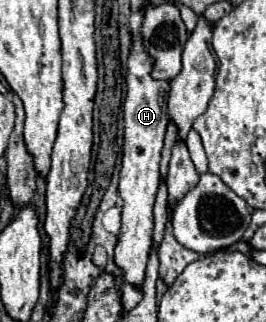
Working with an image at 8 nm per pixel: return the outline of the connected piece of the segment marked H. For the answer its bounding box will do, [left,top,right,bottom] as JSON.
[115,41,167,289]

